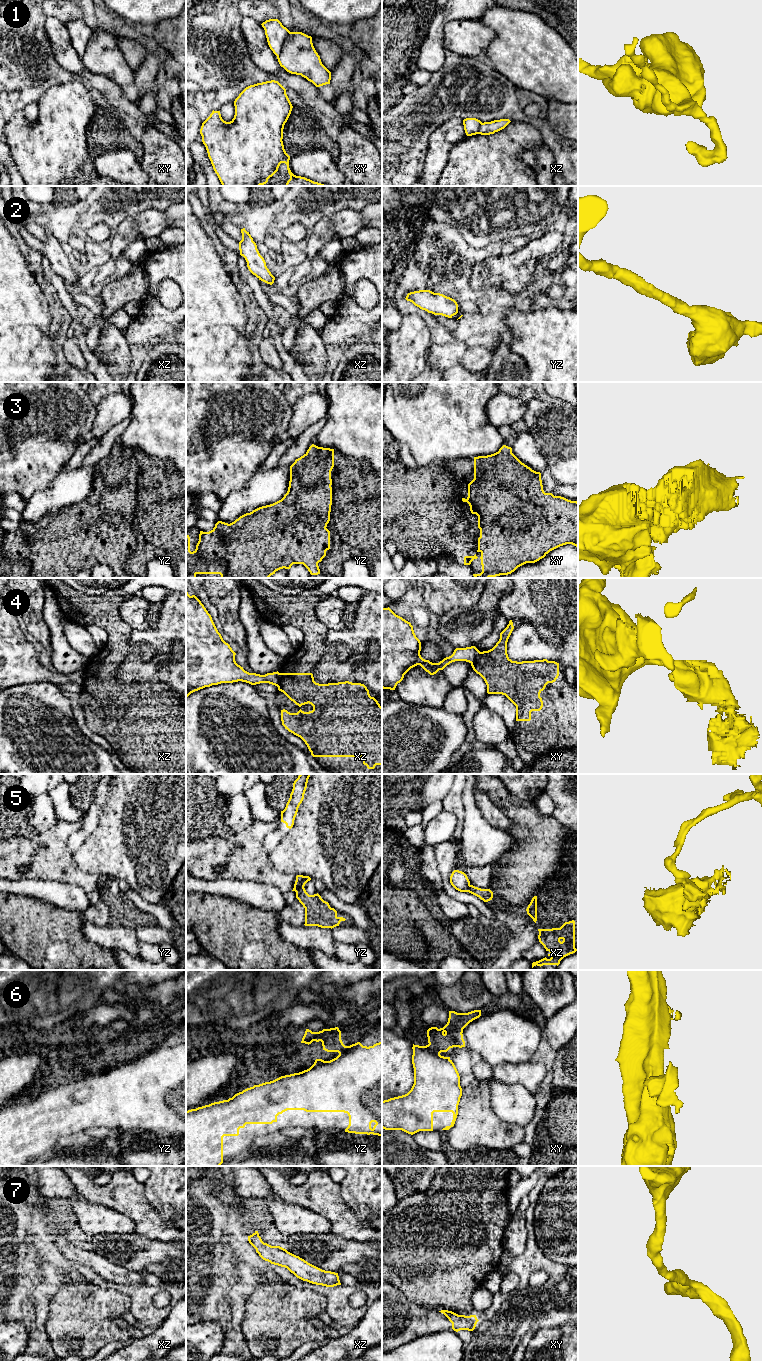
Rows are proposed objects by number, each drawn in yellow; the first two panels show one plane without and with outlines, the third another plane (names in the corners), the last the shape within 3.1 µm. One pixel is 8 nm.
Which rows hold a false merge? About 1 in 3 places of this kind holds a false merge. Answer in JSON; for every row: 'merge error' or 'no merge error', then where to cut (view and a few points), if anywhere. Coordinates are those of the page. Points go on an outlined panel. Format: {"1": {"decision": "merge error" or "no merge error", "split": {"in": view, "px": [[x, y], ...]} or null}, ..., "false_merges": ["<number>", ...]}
{"1": {"decision": "merge error", "split": {"in": "xy", "px": [[289, 31], [281, 52], [277, 57]]}}, "2": {"decision": "no merge error", "split": null}, "3": {"decision": "no merge error", "split": null}, "4": {"decision": "merge error", "split": {"in": "xz", "px": [[280, 673], [280, 683], [277, 686]]}}, "5": {"decision": "merge error", "split": {"in": "yz", "px": [[303, 885], [295, 891]]}}, "6": {"decision": "merge error", "split": {"in": "xy", "px": [[413, 1051], [427, 1049], [449, 1059]]}}, "7": {"decision": "no merge error", "split": null}, "false_merges": ["1", "4", "5", "6"]}

